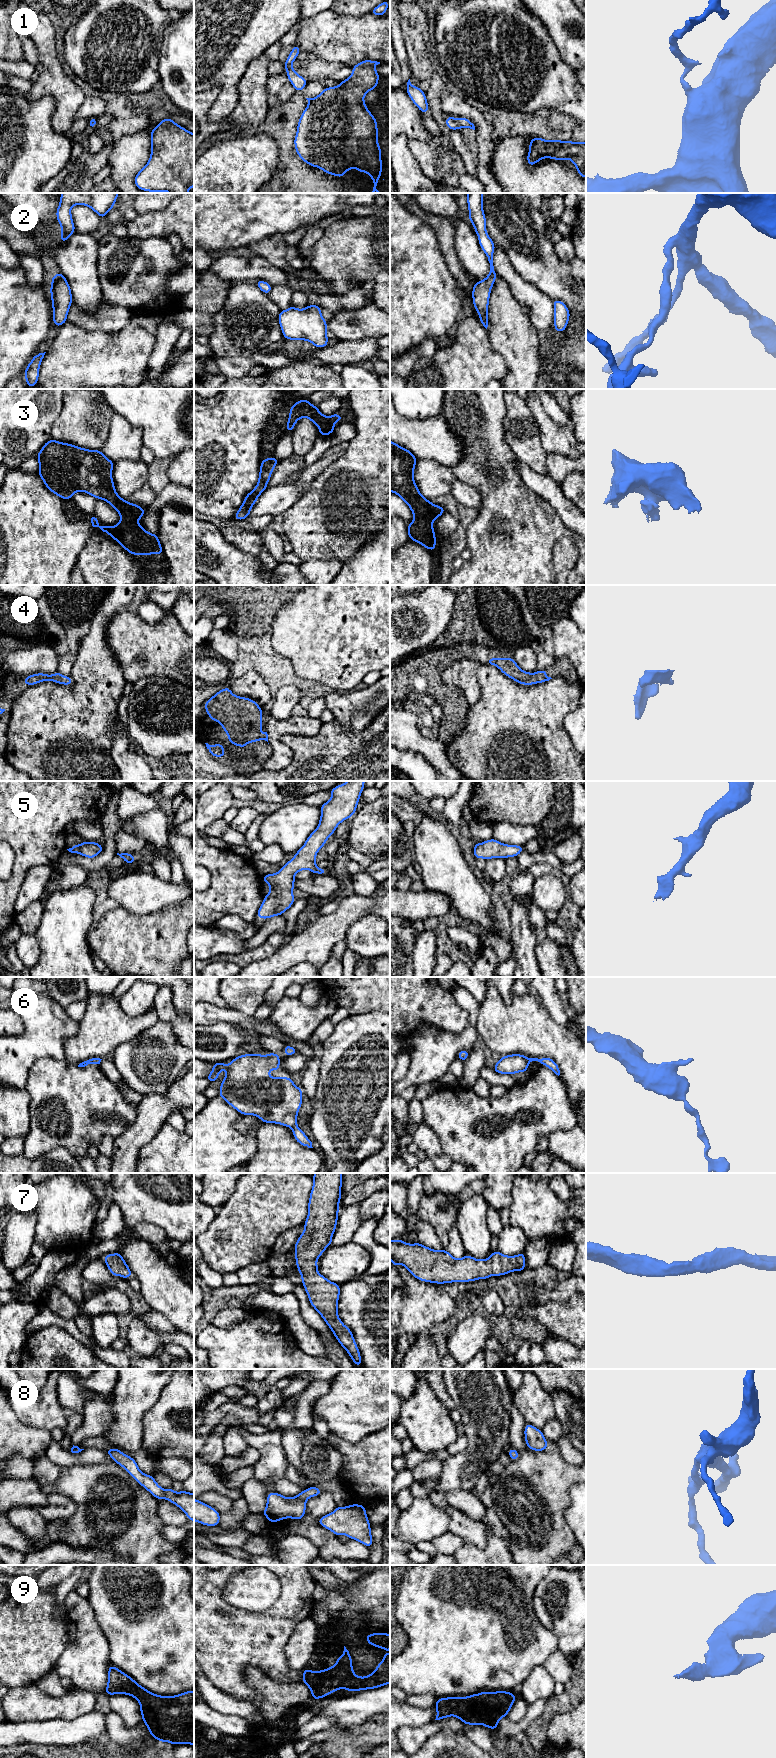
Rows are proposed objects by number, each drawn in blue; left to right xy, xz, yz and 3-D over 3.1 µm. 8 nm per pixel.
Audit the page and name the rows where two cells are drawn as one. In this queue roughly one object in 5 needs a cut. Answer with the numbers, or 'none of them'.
none of them

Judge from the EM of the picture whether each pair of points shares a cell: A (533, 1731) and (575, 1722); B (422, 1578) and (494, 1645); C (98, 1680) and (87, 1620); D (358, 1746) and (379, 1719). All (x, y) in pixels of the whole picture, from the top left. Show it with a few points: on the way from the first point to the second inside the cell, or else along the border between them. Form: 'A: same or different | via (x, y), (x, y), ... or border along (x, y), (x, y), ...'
A: different | border along (564, 1711), (558, 1712), (548, 1725), (548, 1744)
B: same | via (436, 1593), (449, 1603), (452, 1603), (474, 1625)
C: same | via (89, 1665), (89, 1635)
D: same | via (368, 1744), (374, 1744), (379, 1739), (379, 1729)

